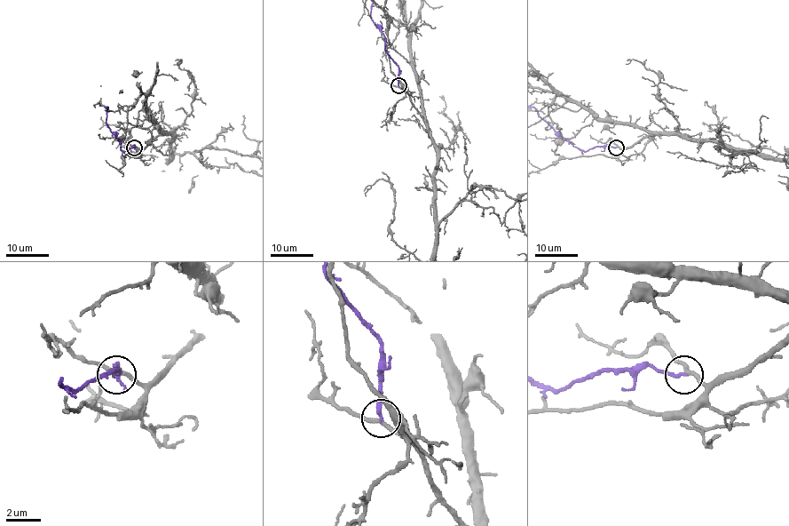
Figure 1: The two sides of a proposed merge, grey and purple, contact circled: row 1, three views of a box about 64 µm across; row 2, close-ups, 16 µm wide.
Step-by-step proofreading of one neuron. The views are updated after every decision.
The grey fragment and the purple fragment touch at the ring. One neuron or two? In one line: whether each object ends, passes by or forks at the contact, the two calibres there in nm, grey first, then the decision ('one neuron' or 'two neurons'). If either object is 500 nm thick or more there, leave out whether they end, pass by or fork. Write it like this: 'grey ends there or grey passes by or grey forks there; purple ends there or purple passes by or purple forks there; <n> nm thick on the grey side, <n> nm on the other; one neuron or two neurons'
grey passes by; purple ends there; 220 nm thick on the grey side, 200 nm on the other; two neurons

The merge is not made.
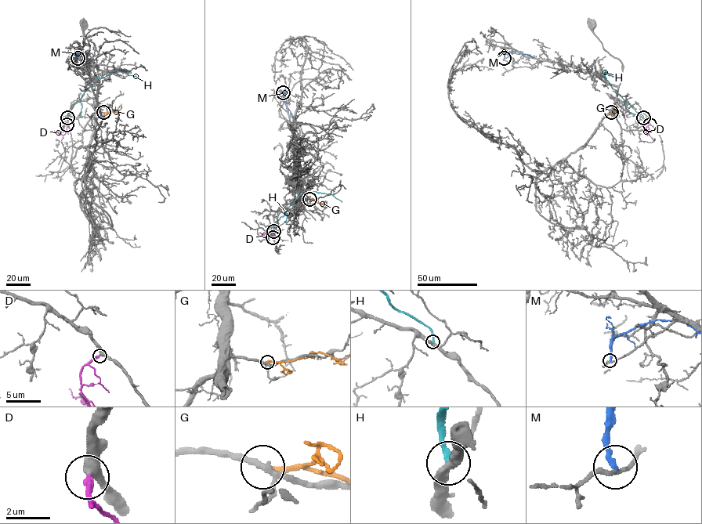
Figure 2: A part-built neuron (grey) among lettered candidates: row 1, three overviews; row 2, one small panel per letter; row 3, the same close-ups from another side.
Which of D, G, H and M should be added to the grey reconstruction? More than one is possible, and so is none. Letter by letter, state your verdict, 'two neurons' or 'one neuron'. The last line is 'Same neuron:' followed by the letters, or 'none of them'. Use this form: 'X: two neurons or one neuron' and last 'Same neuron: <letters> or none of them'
D: one neuron
G: two neurons
H: two neurons
M: two neurons
Same neuron: D

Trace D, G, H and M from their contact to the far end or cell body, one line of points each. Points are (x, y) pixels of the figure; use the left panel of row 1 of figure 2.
D: (66, 124), (63, 135), (54, 131)
G: (103, 112), (118, 110)
H: (67, 117), (74, 104), (80, 100), (91, 82), (96, 78), (121, 71), (136, 77)
M: (77, 58), (79, 51), (87, 56)

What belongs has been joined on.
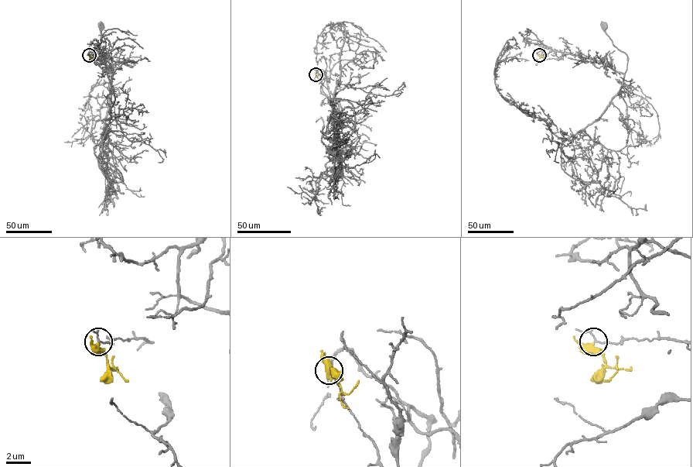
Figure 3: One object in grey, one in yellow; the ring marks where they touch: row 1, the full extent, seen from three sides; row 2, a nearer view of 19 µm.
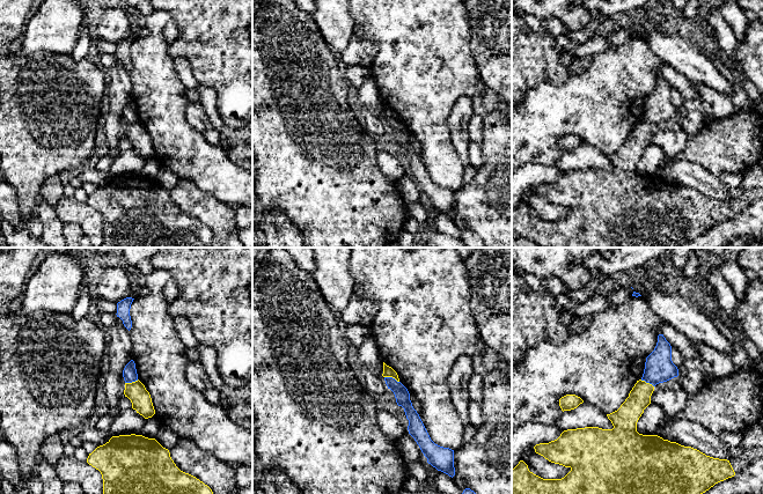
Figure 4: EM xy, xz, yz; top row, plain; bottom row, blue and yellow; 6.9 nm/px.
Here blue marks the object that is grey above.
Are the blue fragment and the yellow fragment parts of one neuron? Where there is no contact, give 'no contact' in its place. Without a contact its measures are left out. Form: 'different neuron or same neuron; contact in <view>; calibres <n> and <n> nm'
different neuron; contact in xz; calibres 100 and 80 nm

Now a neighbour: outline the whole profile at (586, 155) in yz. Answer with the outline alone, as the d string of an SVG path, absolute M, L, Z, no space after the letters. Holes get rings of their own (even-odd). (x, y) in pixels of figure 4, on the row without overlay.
M584 142L574 150L564 152L555 167L563 171L585 168L614 169L608 157L587 142Z

